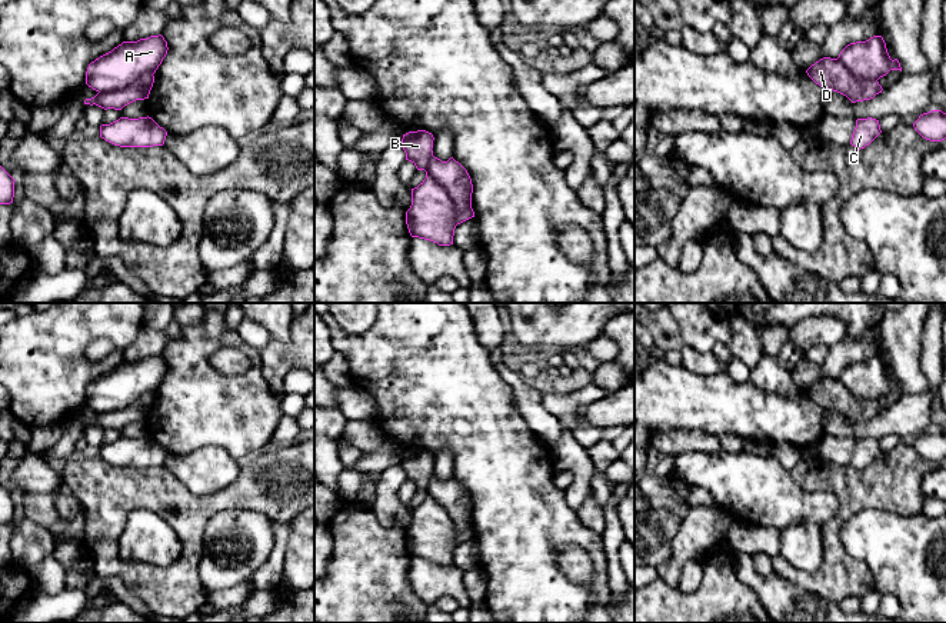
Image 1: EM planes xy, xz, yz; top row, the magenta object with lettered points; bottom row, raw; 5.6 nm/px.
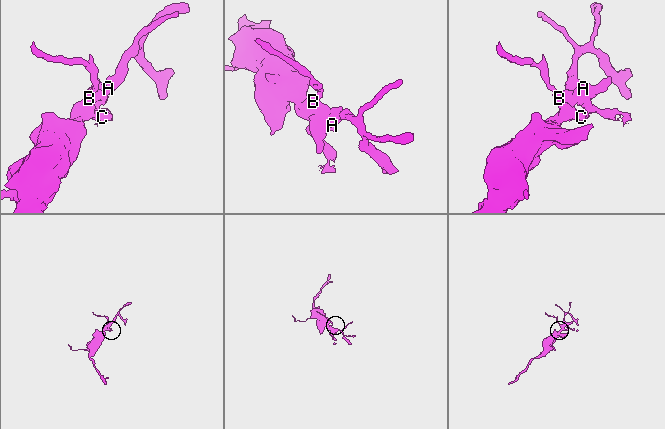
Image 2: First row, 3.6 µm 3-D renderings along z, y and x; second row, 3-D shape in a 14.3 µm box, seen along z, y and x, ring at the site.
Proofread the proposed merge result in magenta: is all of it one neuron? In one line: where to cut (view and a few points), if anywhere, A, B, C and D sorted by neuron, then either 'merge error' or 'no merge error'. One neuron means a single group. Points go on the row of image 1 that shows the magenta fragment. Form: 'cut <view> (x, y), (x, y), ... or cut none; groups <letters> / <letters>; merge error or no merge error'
cut xz (432, 156), (429, 173), (446, 190), (453, 206), (456, 225); groups A B C / D; merge error

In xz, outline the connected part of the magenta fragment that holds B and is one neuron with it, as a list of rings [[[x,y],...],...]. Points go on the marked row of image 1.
[[[417,130],[403,134],[400,143],[406,160],[412,161],[417,170],[426,171],[426,179],[412,189],[412,206],[406,211],[406,224],[412,237],[450,246],[457,226],[454,206],[447,190],[429,173],[433,140],[432,133]]]

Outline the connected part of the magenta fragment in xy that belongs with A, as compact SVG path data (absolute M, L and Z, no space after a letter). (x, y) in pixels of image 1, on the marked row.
M161 34L123 41L89 64L86 84L96 91L126 89L141 74L154 74L167 50L167 41Z

